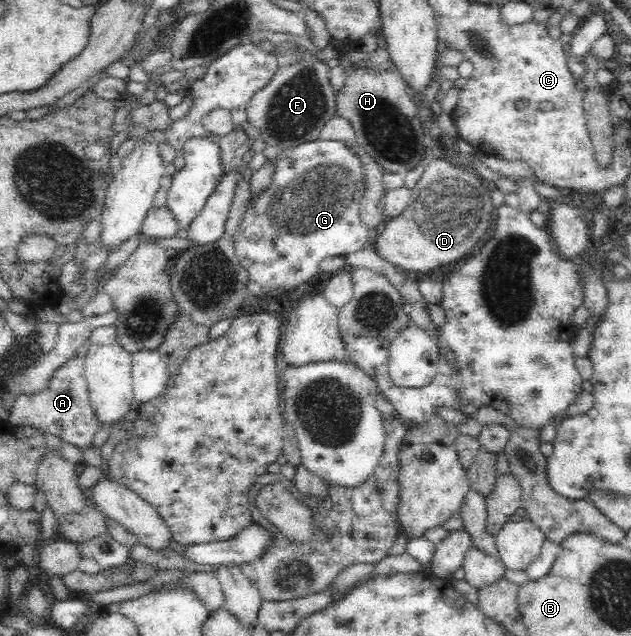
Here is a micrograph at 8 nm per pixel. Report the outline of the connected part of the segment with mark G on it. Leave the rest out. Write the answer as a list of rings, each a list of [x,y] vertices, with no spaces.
[[[319,139],[306,141],[305,143],[301,143],[301,145],[297,145],[297,147],[287,149],[284,159],[281,159],[276,165],[276,171],[273,173],[273,181],[265,188],[265,191],[262,191],[248,204],[246,211],[243,213],[242,221],[233,232],[233,245],[235,246],[236,255],[243,268],[247,270],[249,279],[255,281],[255,283],[259,283],[262,291],[266,294],[281,288],[288,290],[289,288],[298,287],[299,285],[320,282],[322,276],[318,267],[321,260],[331,255],[342,256],[355,253],[355,251],[359,251],[361,248],[368,246],[370,241],[369,230],[365,227],[365,224],[363,224],[360,218],[360,203],[366,190],[366,183],[365,164],[361,162],[361,158],[346,142]]]

